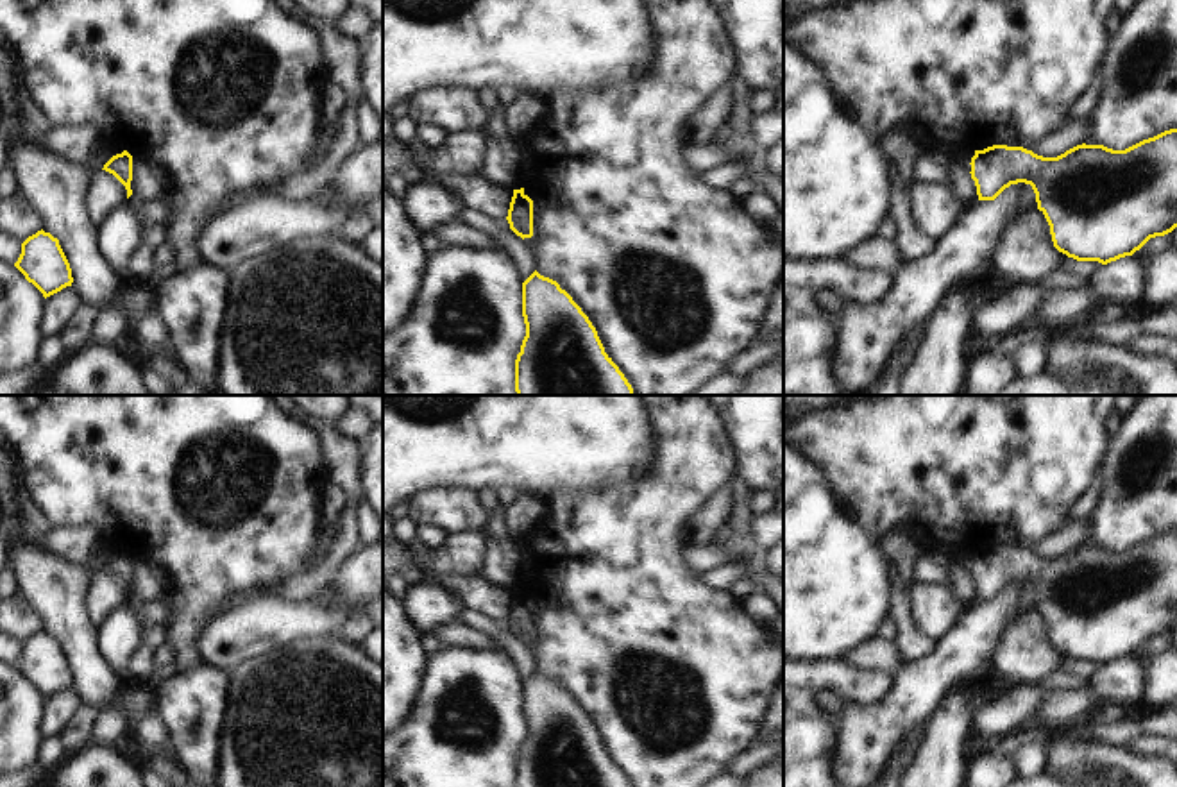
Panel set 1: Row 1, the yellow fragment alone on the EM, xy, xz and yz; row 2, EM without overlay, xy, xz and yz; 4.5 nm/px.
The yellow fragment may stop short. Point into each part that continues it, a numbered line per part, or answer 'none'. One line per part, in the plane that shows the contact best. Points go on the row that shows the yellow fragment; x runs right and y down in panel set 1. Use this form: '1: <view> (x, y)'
none

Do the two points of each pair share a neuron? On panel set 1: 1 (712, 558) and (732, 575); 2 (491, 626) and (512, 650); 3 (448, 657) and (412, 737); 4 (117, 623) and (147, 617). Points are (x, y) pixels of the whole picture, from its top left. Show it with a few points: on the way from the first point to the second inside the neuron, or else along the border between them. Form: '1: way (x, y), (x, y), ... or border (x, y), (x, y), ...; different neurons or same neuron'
1: border (739, 560), (728, 560), (698, 575); different neurons
2: way (496, 632), (508, 644); same neuron
3: way (448, 676), (448, 684), (433, 702), (431, 718); same neuron
4: border (138, 619), (142, 632); different neurons

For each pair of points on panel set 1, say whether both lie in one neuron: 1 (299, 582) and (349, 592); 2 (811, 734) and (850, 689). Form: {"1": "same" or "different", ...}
{"1": "different", "2": "same"}

